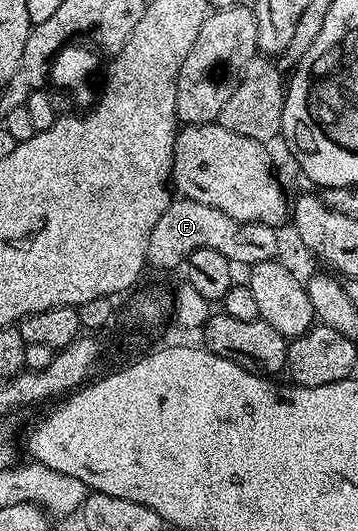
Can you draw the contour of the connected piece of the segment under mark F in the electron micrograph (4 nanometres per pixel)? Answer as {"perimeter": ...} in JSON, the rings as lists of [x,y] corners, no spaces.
{"perimeter":[[[188,197],[173,199],[165,207],[161,219],[149,231],[149,247],[147,248],[147,264],[155,269],[175,269],[182,266],[193,255],[193,251],[201,251],[201,247],[209,247],[209,251],[217,251],[225,255],[236,266],[250,267],[270,261],[279,249],[279,237],[276,226],[265,223],[245,223],[233,219],[233,215],[225,215],[217,207],[209,207],[209,203],[197,203]]]}

